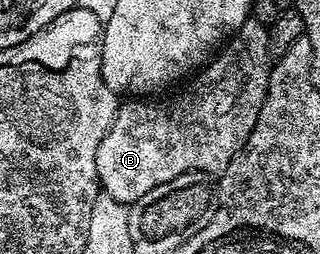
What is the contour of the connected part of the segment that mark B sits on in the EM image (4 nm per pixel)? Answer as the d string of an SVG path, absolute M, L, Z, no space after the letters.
M249 18L224 47L187 81L185 92L163 98L128 98L117 107L114 122L106 138L102 138L102 146L98 146L96 161L103 195L130 206L142 198L142 194L150 194L154 186L162 186L187 172L219 174L226 170L228 163L250 138L266 98L270 71L268 28Z

